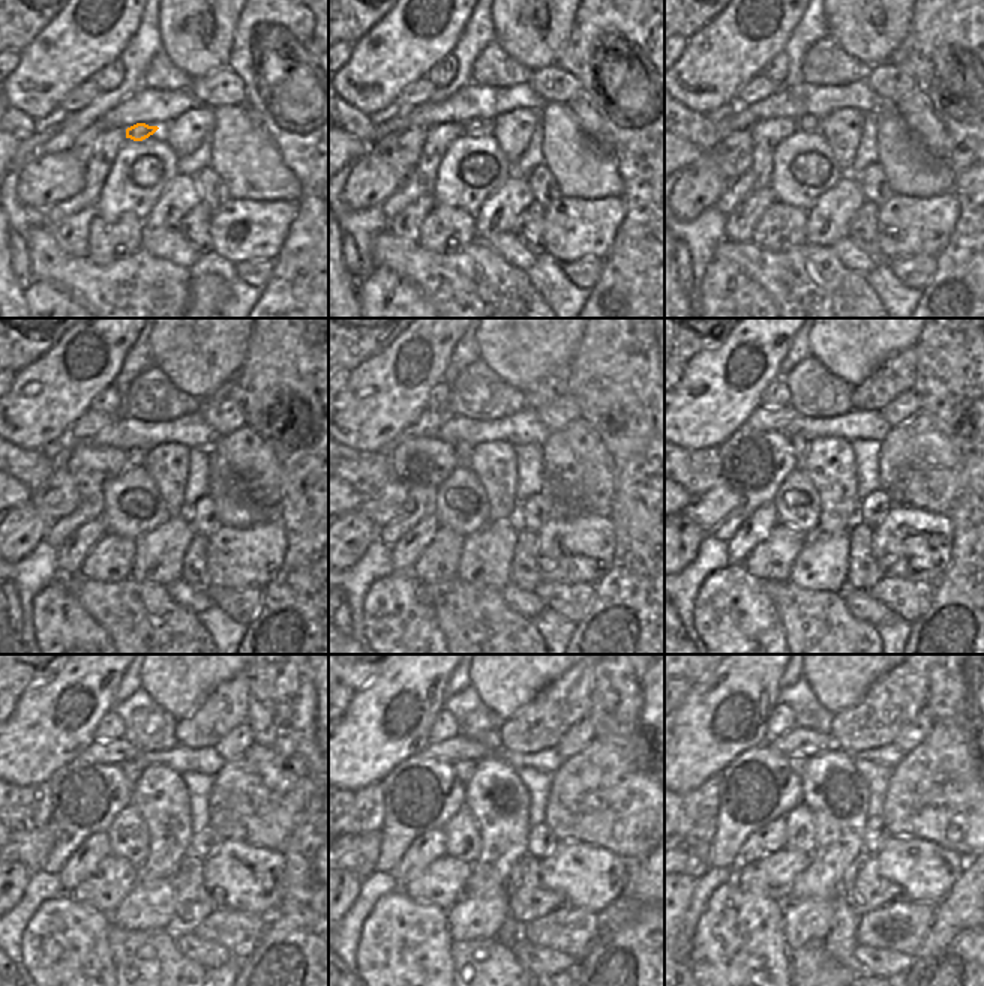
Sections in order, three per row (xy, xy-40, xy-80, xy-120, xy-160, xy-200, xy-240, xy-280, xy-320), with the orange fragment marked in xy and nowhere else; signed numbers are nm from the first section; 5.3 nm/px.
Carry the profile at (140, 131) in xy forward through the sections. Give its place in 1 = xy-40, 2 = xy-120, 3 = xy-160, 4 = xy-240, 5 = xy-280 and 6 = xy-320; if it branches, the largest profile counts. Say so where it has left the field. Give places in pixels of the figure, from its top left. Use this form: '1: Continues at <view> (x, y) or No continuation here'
1: Continues at xy-40 (473, 126)
2: Continues at xy-120 (135, 458)
3: Continues at xy-160 (462, 449)
4: Continues at xy-240 (131, 772)
5: Continues at xy-280 (464, 769)
6: Continues at xy-320 (797, 763).

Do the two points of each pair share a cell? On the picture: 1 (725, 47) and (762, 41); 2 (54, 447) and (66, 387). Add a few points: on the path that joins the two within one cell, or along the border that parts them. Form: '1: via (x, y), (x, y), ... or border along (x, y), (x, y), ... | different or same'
1: via (734, 47), (740, 42), (753, 42) | same
2: border along (65, 437), (50, 441), (41, 449) | different

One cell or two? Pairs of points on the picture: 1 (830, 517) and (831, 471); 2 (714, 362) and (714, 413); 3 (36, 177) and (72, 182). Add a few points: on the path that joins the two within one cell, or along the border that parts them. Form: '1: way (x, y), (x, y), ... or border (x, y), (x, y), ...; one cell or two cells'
1: way (831, 506), (831, 482); one cell
2: way (714, 374), (714, 401); one cell
3: way (45, 179), (63, 179); one cell

